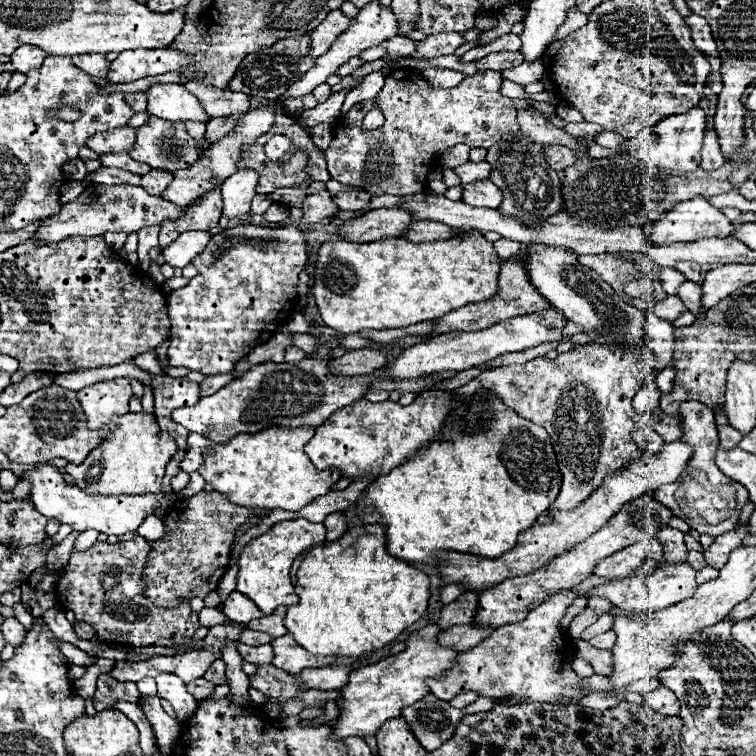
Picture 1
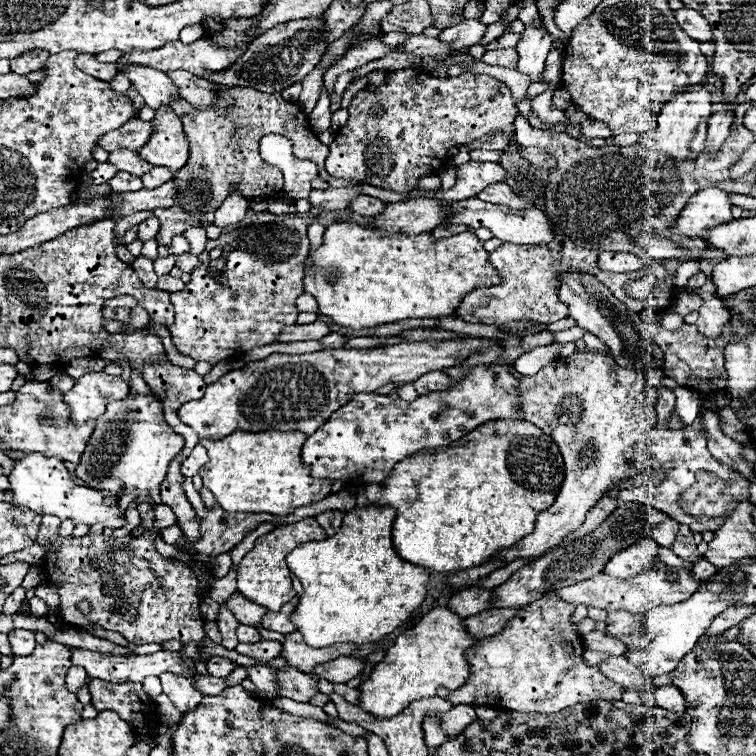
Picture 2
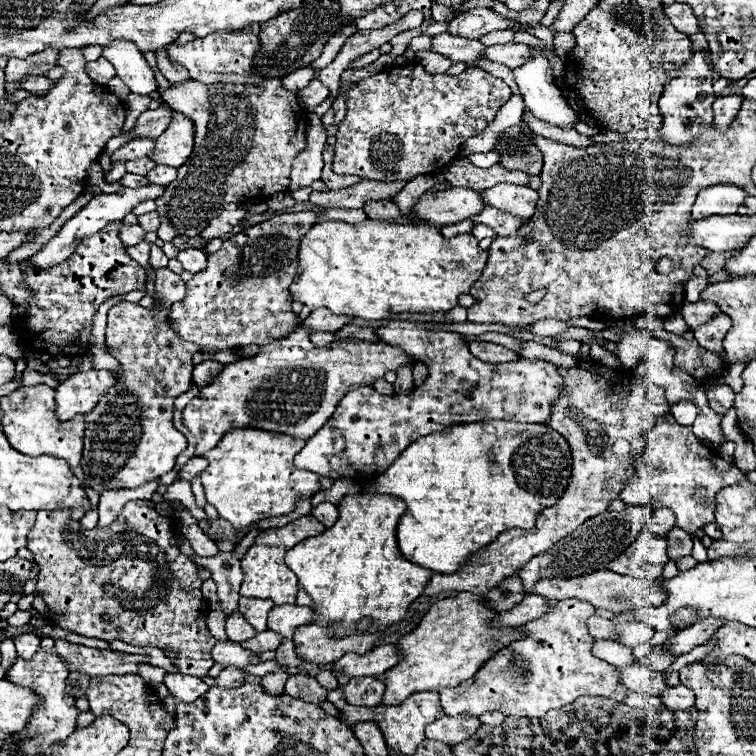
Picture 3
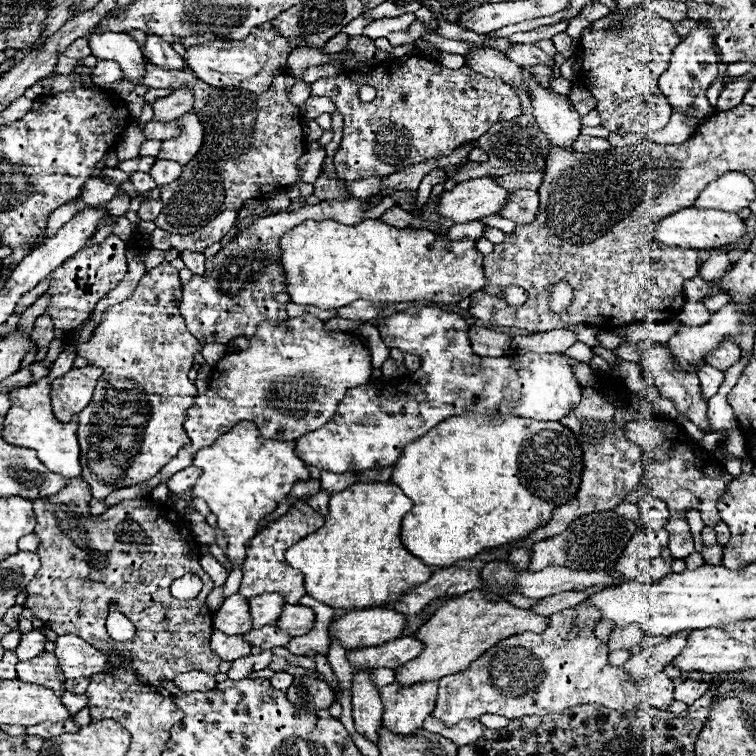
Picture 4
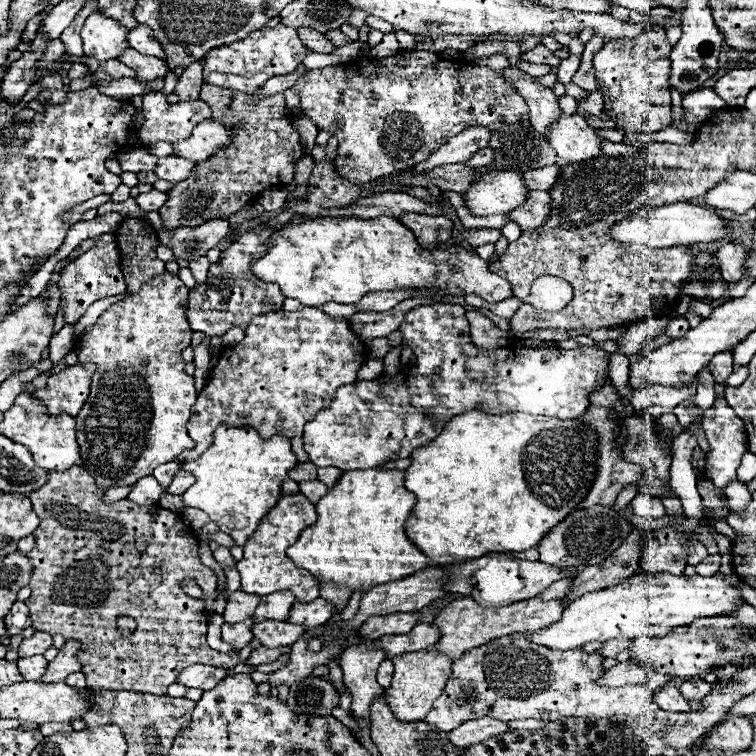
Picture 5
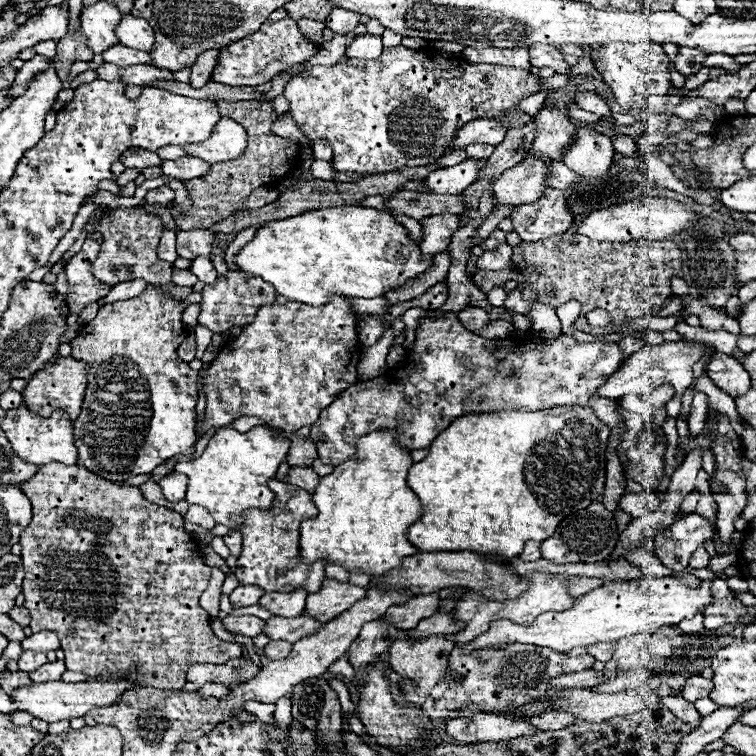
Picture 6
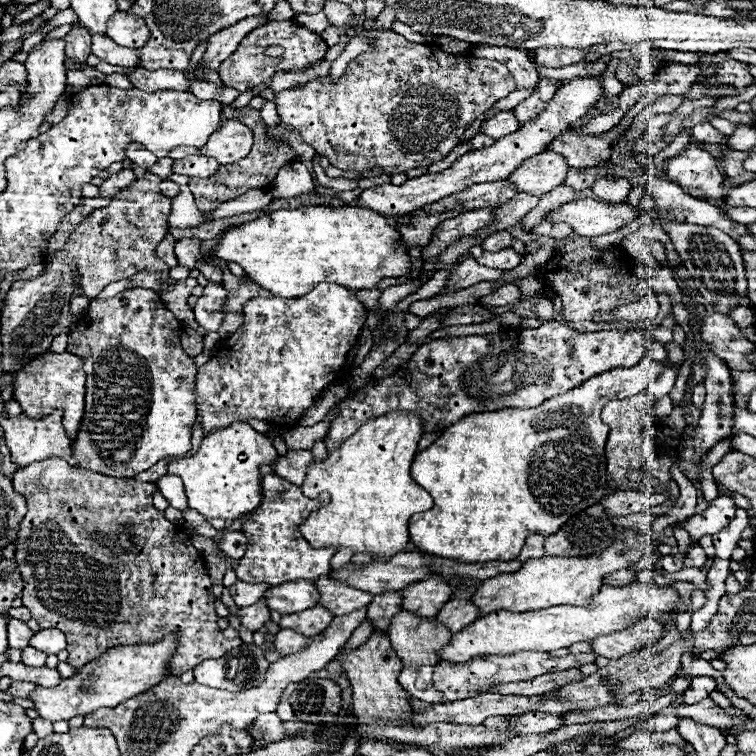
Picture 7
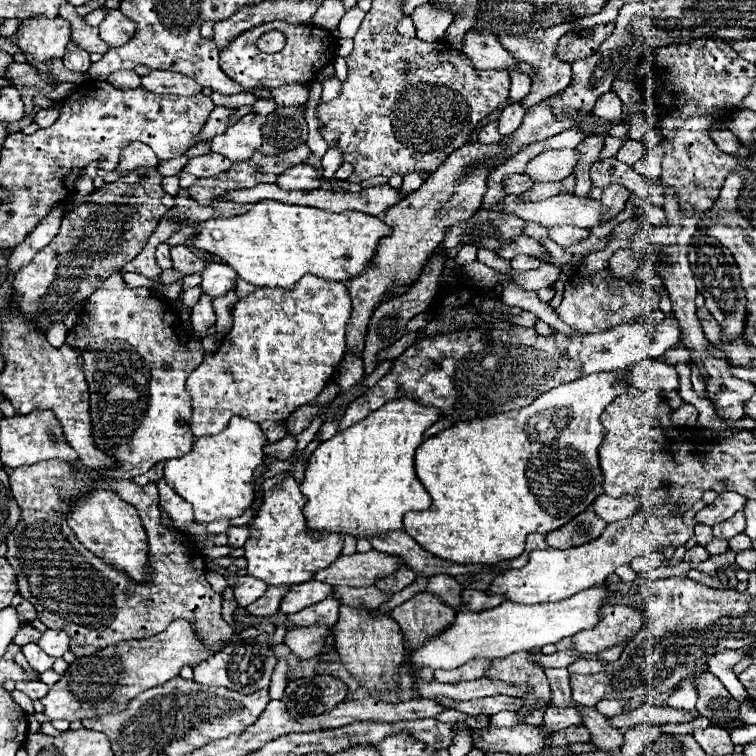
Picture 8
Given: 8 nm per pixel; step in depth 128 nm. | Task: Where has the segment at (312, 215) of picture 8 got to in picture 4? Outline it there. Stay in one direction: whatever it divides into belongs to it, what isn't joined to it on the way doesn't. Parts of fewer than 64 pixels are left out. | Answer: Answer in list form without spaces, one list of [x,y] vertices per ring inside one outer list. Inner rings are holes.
[[[326,220],[326,222],[304,222],[304,224],[298,224],[296,228],[288,230],[282,240],[280,240],[280,264],[284,268],[284,274],[286,274],[286,286],[284,286],[284,292],[290,294],[292,302],[296,304],[312,304],[312,306],[318,306],[322,310],[328,310],[328,308],[342,308],[358,298],[366,298],[366,300],[374,300],[374,302],[444,302],[444,304],[452,304],[452,302],[460,302],[464,298],[468,298],[472,292],[478,292],[482,290],[486,284],[488,284],[488,278],[484,276],[482,272],[482,254],[476,250],[476,242],[474,240],[444,240],[444,238],[438,238],[434,236],[432,232],[426,232],[426,230],[410,230],[410,228],[404,228],[404,230],[398,230],[382,220],[362,220],[354,226],[344,226],[340,222],[334,222],[334,220]],[[509,286],[502,290],[504,300],[510,305],[522,305],[527,300],[527,292],[518,286]]]

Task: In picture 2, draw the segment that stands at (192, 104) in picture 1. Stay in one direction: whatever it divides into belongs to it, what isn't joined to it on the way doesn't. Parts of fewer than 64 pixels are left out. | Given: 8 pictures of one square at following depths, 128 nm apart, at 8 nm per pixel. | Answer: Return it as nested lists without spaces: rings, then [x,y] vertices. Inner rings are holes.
[[[124,66],[122,74],[132,82],[132,86],[142,94],[146,100],[146,106],[160,108],[162,104],[170,106],[170,100],[178,96],[178,90],[174,88],[174,82],[164,76],[164,72],[158,72],[150,66]]]

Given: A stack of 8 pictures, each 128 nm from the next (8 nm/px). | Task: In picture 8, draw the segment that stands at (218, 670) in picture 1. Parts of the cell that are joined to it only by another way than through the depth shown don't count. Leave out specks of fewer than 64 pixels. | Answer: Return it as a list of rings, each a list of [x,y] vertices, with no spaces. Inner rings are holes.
[[[286,586],[286,588],[268,588],[262,598],[258,598],[250,606],[246,606],[246,612],[250,612],[252,616],[270,616],[270,614],[278,612],[280,602],[282,602],[282,598],[286,596],[288,590],[290,590],[290,586]]]

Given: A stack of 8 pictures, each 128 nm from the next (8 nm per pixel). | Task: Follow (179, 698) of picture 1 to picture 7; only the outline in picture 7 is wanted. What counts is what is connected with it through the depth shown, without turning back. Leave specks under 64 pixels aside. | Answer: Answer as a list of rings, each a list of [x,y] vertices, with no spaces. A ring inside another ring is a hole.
[[[242,644],[218,660],[206,660],[198,664],[192,672],[198,684],[240,692],[262,684],[268,666],[270,662],[264,658],[262,648],[256,644]]]

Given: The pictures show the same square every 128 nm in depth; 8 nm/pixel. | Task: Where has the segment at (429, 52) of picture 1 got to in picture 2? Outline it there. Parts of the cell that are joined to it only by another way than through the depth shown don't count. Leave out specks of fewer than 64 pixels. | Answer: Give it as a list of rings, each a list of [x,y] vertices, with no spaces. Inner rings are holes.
[[[464,18],[458,24],[446,28],[440,32],[440,40],[446,40],[450,44],[454,44],[454,48],[462,48],[462,46],[474,46],[482,40],[482,36],[486,34],[486,24],[482,24],[482,20],[472,20],[472,18]]]

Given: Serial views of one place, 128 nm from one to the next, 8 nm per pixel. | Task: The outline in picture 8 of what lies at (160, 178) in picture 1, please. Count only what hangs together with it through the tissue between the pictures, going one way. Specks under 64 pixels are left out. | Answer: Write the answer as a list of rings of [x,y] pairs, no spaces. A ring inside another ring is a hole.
[[[210,152],[210,154],[206,154],[206,156],[196,156],[196,158],[192,158],[192,160],[186,164],[184,172],[192,174],[192,176],[196,176],[196,178],[210,178],[210,176],[216,176],[216,174],[220,174],[220,172],[230,170],[232,164],[234,164],[234,162],[232,162],[232,160],[226,160],[226,156],[218,156],[218,154]]]

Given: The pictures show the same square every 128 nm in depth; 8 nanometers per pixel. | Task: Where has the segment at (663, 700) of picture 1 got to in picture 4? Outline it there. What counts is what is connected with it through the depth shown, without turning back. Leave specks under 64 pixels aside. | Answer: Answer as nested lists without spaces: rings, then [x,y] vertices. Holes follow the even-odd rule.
[[[686,680],[686,682],[682,682],[682,684],[678,684],[674,688],[674,698],[678,702],[684,702],[684,704],[692,706],[708,688],[710,688],[708,682],[692,682],[692,680]]]

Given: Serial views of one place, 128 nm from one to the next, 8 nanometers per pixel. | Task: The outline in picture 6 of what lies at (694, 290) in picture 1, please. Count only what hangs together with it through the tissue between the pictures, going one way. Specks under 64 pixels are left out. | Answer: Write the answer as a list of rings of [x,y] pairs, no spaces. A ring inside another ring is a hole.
[[[714,352],[714,356],[706,364],[706,370],[708,370],[708,376],[714,380],[714,384],[722,388],[726,394],[730,394],[732,398],[746,394],[746,390],[750,388],[750,382],[752,382],[750,374],[732,356]]]

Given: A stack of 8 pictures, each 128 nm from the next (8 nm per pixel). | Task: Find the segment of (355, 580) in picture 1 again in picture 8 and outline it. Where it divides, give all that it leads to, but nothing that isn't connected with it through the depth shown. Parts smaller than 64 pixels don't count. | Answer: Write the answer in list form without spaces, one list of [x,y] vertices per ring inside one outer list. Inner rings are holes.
[[[400,398],[400,400],[392,400],[392,402],[386,402],[382,408],[370,412],[364,420],[340,430],[336,436],[332,436],[330,440],[324,440],[310,456],[308,464],[306,464],[306,474],[304,474],[304,482],[300,484],[300,490],[302,494],[308,498],[306,506],[304,506],[304,518],[310,526],[310,530],[314,532],[338,532],[340,536],[356,536],[356,538],[362,538],[358,534],[382,534],[382,530],[386,532],[392,532],[392,530],[400,530],[402,528],[402,516],[406,512],[414,512],[414,510],[428,510],[432,500],[430,500],[430,494],[426,492],[426,488],[422,486],[422,482],[418,480],[416,472],[414,472],[414,452],[416,448],[422,444],[422,434],[434,424],[440,420],[440,410],[434,408],[434,406],[420,406],[416,400],[408,400],[408,398]]]

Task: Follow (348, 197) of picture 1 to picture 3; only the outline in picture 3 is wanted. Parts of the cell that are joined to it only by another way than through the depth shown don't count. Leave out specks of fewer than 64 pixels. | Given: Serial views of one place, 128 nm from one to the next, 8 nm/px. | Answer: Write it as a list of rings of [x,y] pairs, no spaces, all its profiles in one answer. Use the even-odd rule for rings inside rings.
[[[380,200],[380,202],[370,202],[366,204],[366,214],[368,218],[372,220],[386,220],[386,222],[392,222],[392,220],[398,220],[402,218],[402,212],[398,210],[398,206],[392,202],[392,200]]]

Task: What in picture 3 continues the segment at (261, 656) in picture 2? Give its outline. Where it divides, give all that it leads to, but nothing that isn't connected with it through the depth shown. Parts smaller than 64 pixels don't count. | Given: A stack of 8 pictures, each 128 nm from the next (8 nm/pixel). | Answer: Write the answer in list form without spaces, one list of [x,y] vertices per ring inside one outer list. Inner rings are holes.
[[[266,630],[266,632],[256,634],[254,638],[242,642],[242,648],[252,650],[256,654],[262,654],[262,652],[268,652],[268,650],[276,650],[280,646],[280,642],[282,642],[282,636],[278,636],[276,632]]]

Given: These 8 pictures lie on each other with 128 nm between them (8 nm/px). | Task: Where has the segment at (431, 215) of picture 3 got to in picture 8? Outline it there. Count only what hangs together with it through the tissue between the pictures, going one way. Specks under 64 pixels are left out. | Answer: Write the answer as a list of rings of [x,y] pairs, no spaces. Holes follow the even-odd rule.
[[[564,148],[564,150],[548,150],[538,154],[530,164],[526,166],[526,174],[534,182],[558,182],[564,180],[574,172],[574,166],[578,164],[580,154],[576,150]]]

